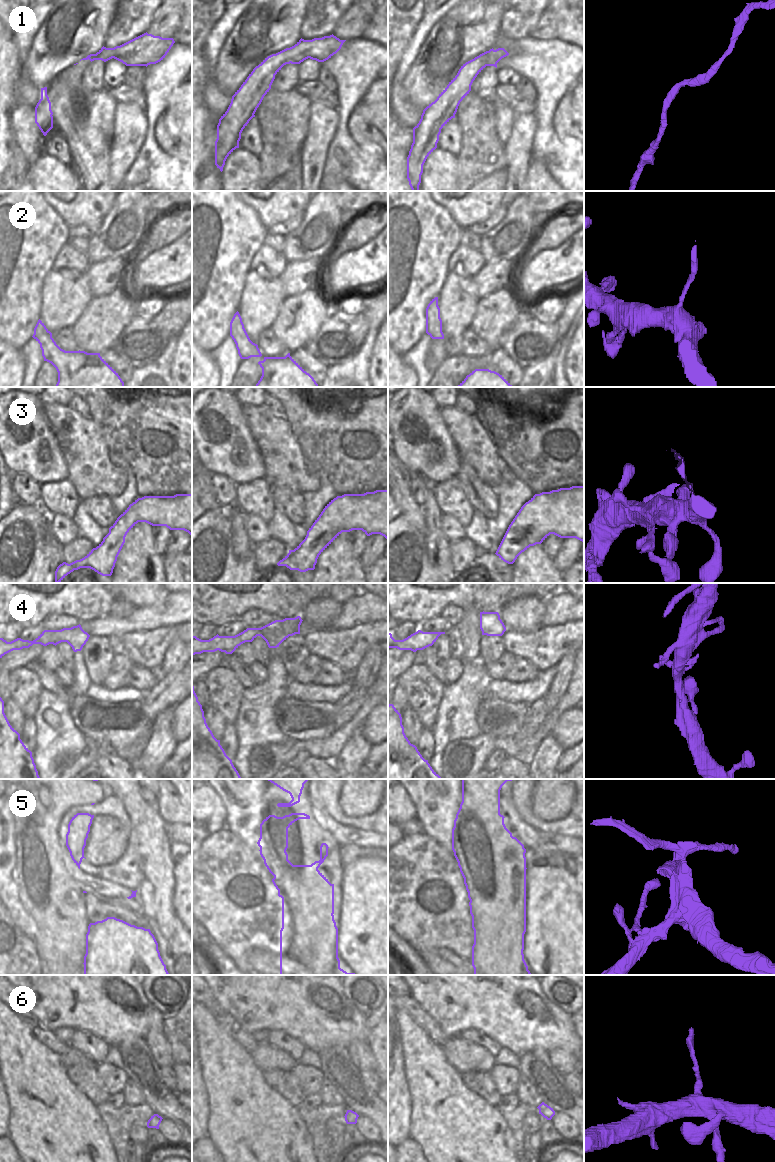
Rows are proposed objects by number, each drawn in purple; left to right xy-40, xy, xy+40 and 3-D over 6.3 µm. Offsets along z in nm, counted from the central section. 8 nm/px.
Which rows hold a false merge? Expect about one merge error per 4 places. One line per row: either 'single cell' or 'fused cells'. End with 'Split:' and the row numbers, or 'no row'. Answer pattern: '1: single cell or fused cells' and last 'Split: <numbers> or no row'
1: single cell
2: single cell
3: single cell
4: single cell
5: fused cells
6: fused cells
Split: 5, 6

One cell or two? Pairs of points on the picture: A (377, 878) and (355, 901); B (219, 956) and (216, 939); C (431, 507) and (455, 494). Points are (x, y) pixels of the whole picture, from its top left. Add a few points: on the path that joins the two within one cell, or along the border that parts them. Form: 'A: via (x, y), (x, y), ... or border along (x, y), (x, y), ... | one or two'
A: border along (369, 861), (369, 881), (376, 906) | two
B: via (216, 952), (216, 943) | one
C: border along (434, 499), (438, 508), (443, 513) | two

